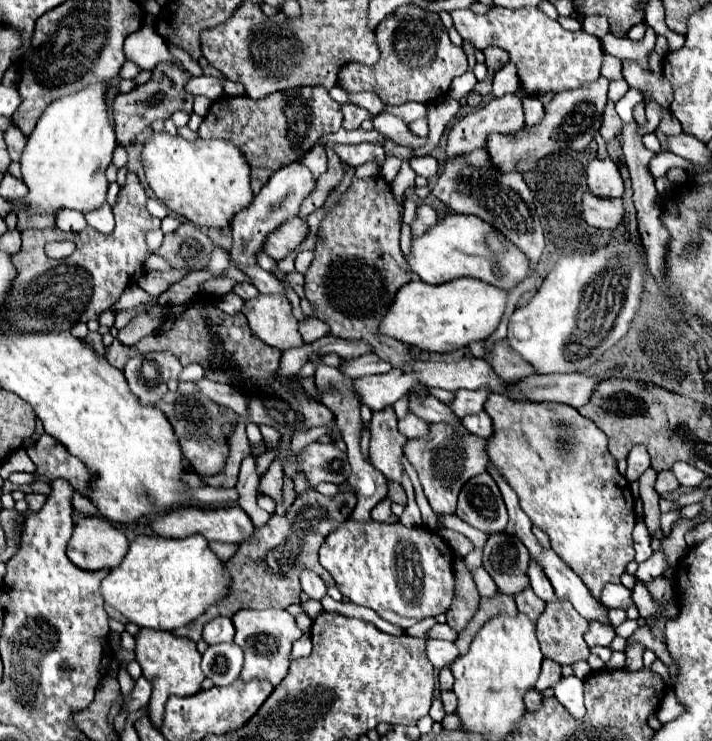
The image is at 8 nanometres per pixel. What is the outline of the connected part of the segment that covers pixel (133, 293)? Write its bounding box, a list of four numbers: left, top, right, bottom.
[111,283,153,315]

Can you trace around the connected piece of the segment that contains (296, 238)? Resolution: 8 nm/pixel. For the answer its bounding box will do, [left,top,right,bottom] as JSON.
[265,217,309,261]

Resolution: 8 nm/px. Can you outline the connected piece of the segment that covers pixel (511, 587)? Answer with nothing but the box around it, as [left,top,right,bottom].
[483,533,529,595]

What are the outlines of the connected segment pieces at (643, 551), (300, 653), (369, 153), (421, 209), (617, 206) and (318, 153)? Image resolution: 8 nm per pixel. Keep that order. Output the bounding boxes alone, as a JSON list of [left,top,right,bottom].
[[633,519,653,563],[291,635,311,659],[337,143,385,167],[411,205,437,237],[583,191,623,229],[301,146,328,179]]

